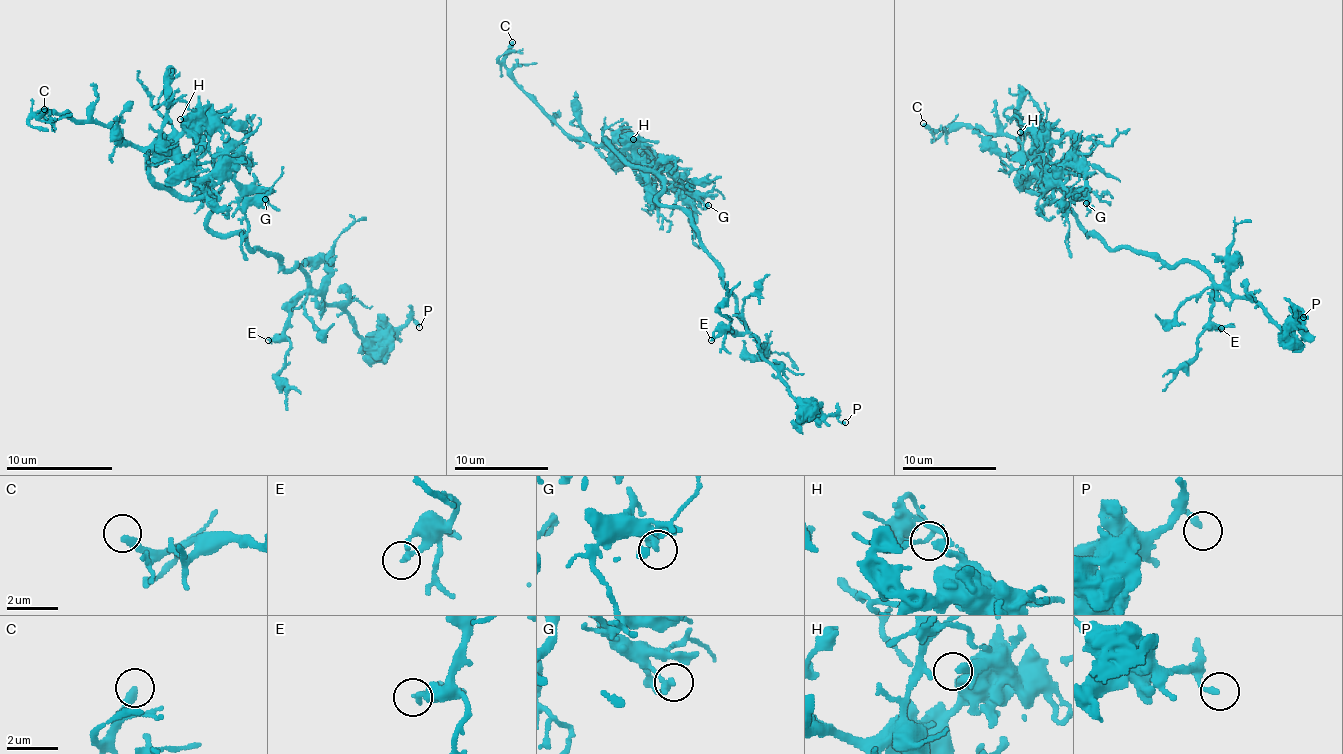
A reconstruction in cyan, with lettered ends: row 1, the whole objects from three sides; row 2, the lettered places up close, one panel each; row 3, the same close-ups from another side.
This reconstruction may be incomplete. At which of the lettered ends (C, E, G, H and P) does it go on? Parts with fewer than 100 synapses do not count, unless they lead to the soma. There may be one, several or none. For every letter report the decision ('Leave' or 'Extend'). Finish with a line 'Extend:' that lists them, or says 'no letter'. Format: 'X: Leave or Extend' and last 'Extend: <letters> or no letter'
C: Extend
E: Leave
G: Leave
H: Leave
P: Leave
Extend: C

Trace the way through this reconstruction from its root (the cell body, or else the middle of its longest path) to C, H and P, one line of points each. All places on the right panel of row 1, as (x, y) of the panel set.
C: (1093, 234), (1053, 194), (1043, 170), (1015, 139), (963, 125), (930, 130), (923, 123)
H: (1093, 234), (1088, 234), (1081, 222), (1053, 194), (1053, 182), (1043, 163), (1043, 147), (1027, 128), (1020, 132)
P: (1093, 234), (1112, 248), (1143, 250), (1169, 265), (1195, 262), (1280, 326), (1299, 310), (1303, 317)

